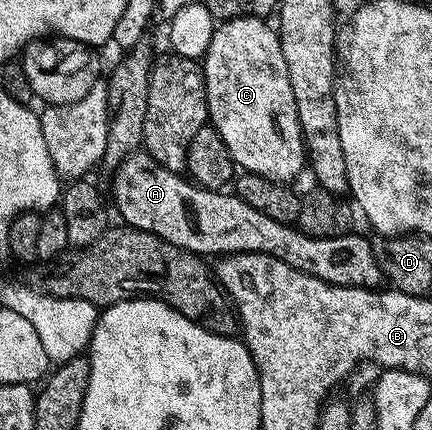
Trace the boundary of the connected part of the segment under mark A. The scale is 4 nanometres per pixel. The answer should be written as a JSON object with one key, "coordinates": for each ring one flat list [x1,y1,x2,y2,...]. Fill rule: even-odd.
{"coordinates":[[135,152,127,154,122,159,118,170,114,174,114,202,112,198,112,206,118,209,118,214,127,222,127,227,133,228,135,231,145,231,147,234,154,234,155,237,161,239,161,241,167,244,170,248,176,248,179,246,182,250,191,250,194,254,214,254,213,256,225,256,228,254,274,254,276,260,284,260,284,264,288,264,292,268,296,268,300,272,304,272,308,276,316,276,320,280,324,280,328,284,333,286,365,286,367,290,376,290,380,286,380,271,378,269,378,259,376,257,375,247,369,242,361,238,357,232,351,232,344,236,336,236,335,238,309,238,308,235,303,234,301,230,295,228,293,225,277,222,272,220,270,214,264,209,257,210,250,202,245,202,242,198,237,198,234,194,226,194,230,192,223,192,222,190,206,190,203,186,195,184,189,177,183,176,181,173,173,174,166,166,161,166,159,159,155,155,145,152]]}

